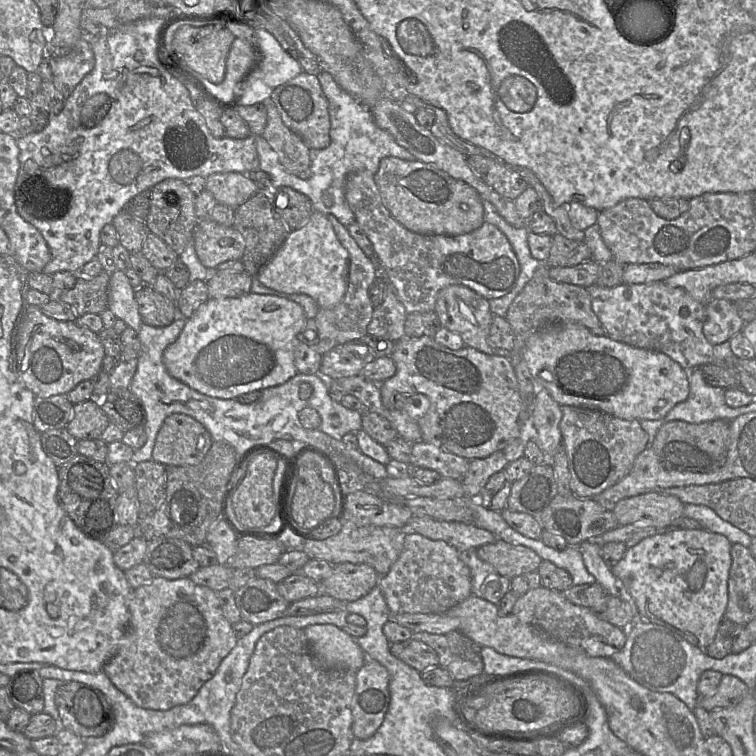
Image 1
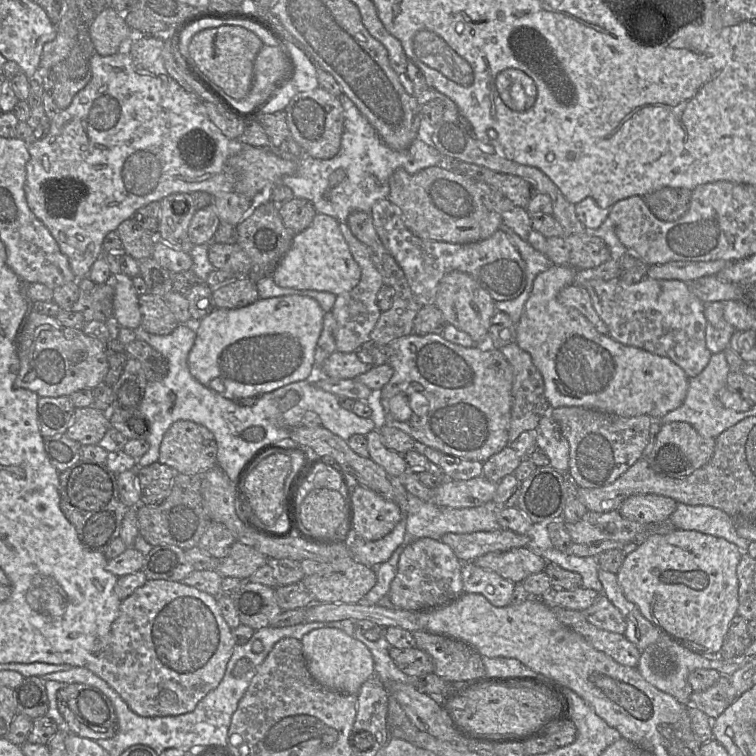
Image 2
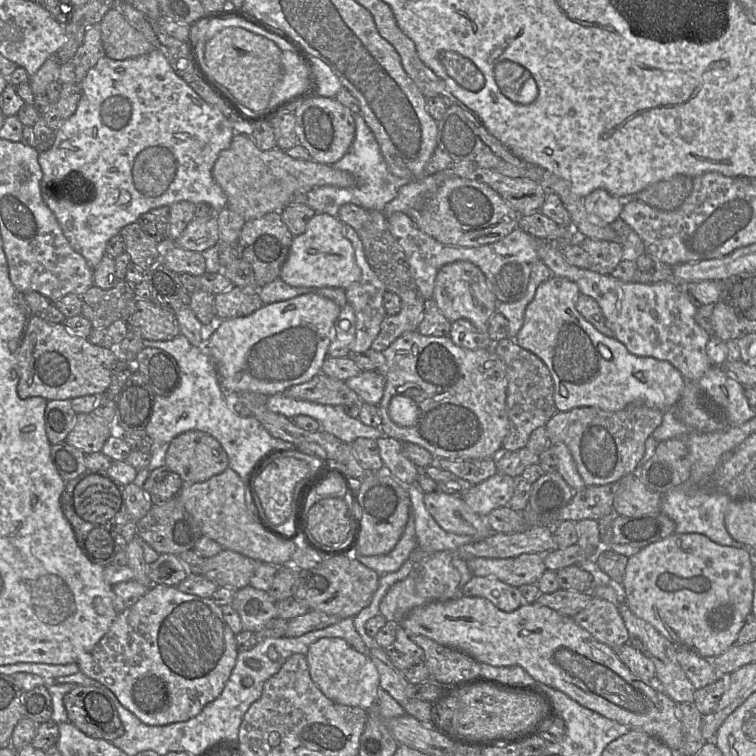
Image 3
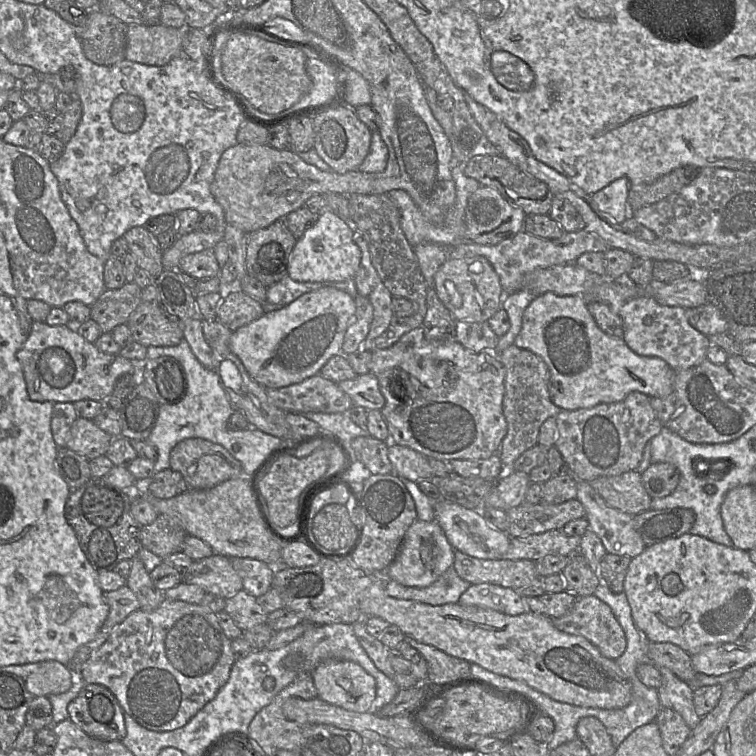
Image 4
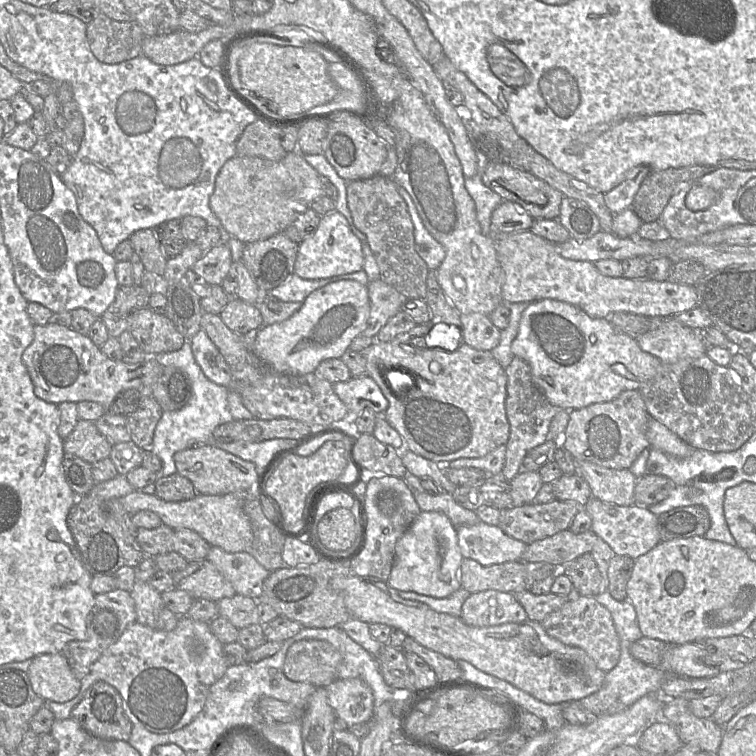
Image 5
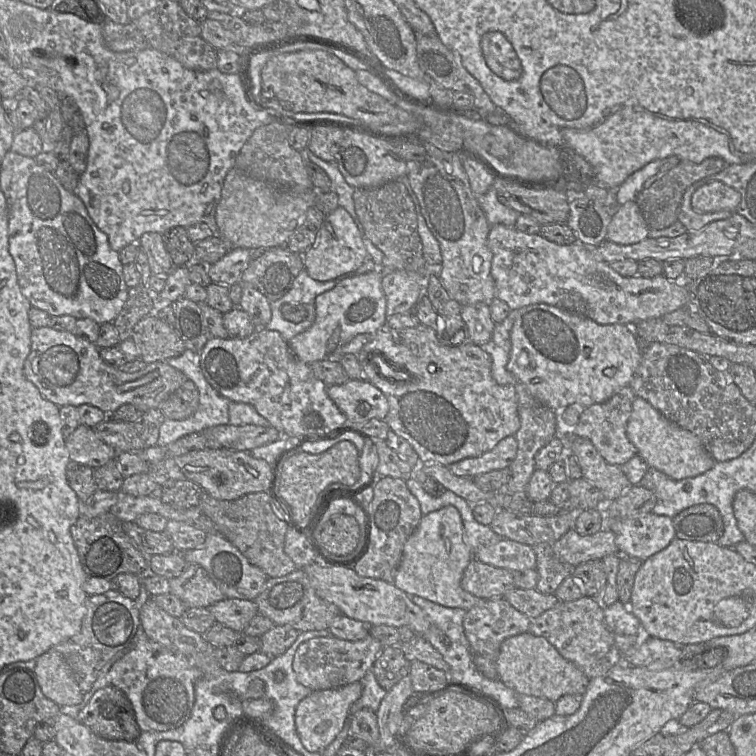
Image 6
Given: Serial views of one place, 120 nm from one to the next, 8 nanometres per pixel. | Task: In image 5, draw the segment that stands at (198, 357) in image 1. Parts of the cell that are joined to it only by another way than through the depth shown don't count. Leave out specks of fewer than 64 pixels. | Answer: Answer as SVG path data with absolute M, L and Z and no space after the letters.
M354 280L330 283L310 293L301 308L288 319L259 328L255 332L252 352L275 372L294 376L314 373L322 361L342 357L352 341L362 335L369 315L370 301L367 285Z

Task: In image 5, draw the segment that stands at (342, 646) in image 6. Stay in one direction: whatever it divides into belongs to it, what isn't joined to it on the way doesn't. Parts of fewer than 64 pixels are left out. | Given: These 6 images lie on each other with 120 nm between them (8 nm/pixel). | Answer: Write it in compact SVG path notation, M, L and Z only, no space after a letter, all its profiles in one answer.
M304 639L295 642L288 650L283 673L291 681L306 682L316 687L326 687L336 678L336 671L342 662L340 652L324 640Z

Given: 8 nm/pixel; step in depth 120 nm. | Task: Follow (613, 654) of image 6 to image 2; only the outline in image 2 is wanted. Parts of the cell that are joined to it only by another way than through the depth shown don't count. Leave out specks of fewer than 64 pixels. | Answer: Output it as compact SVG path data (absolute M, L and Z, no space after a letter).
M600 594L591 606L581 612L596 627L624 635L626 622L619 609L604 594Z

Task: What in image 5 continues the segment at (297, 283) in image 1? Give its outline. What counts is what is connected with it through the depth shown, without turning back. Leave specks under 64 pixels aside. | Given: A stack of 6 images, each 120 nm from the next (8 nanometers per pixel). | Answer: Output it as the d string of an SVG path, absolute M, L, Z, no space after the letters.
M333 210L321 216L317 229L299 244L294 274L308 280L331 278L361 271L363 263L362 241L352 232L346 217Z

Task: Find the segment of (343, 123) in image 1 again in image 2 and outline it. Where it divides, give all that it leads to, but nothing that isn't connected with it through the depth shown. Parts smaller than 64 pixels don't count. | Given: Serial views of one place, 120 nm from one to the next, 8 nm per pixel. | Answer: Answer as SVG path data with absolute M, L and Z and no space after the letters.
M342 93L339 97L344 112L344 130L339 152L330 159L317 159L307 155L296 162L298 170L294 175L281 178L280 183L289 187L295 197L311 201L317 211L329 215L339 222L346 222L349 214L355 210L370 212L373 204L380 199L387 199L389 195L389 178L397 169L404 169L415 174L430 166L444 165L446 158L428 141L416 138L406 149L394 150L387 146L375 128L359 111L356 105Z

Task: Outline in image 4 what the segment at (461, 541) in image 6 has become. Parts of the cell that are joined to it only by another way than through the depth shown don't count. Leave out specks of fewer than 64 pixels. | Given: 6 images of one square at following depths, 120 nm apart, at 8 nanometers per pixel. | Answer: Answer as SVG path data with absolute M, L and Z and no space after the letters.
M416 519L408 528L397 555L387 569L389 579L408 587L424 588L433 584L454 563L454 548L436 521Z

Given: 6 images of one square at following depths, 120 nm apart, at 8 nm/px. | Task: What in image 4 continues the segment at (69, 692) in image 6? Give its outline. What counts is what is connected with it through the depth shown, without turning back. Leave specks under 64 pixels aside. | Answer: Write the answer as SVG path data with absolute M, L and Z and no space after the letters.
M43 661L43 662L36 662L40 663L40 667L37 669L35 673L30 674L25 679L25 686L27 691L30 692L32 695L36 696L49 696L54 694L62 694L68 691L72 686L73 681L73 674L69 670L69 668L58 662L58 661Z

